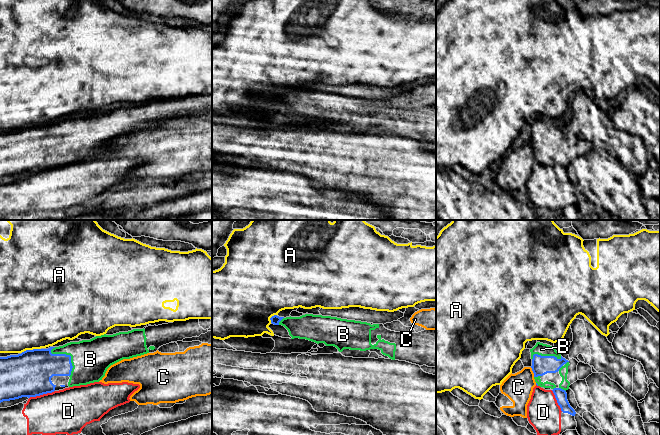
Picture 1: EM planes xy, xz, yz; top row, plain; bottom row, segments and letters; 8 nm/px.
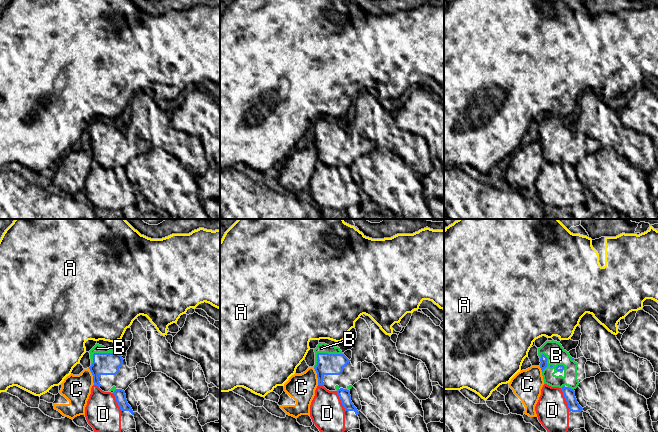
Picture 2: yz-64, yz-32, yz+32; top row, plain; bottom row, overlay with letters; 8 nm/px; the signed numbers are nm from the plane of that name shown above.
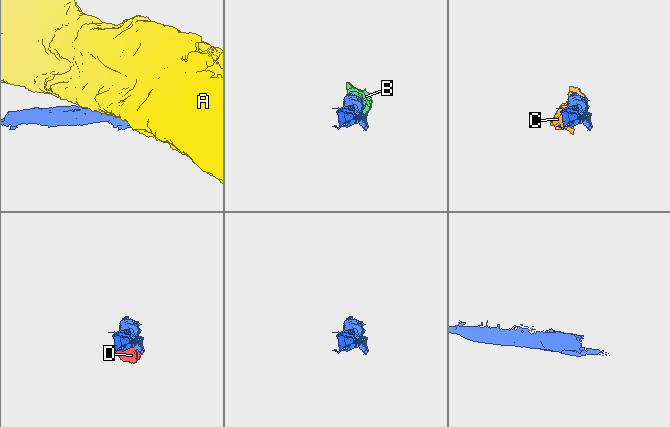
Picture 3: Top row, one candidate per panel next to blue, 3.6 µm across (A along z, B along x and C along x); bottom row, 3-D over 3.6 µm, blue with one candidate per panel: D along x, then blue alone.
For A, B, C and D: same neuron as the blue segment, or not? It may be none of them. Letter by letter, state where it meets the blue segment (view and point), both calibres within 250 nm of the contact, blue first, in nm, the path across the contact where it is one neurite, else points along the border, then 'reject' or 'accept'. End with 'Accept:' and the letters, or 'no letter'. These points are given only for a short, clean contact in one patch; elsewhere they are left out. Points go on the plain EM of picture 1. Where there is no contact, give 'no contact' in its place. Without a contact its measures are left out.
A: xy (30, 126) | 360/480 nm | reject
B: xy (68, 131) | 280/300 nm | accept
C: yz (533, 148) | 160/240 nm | reject
D: xy (41, 170) | 360/360 nm | reject
Accept: B

